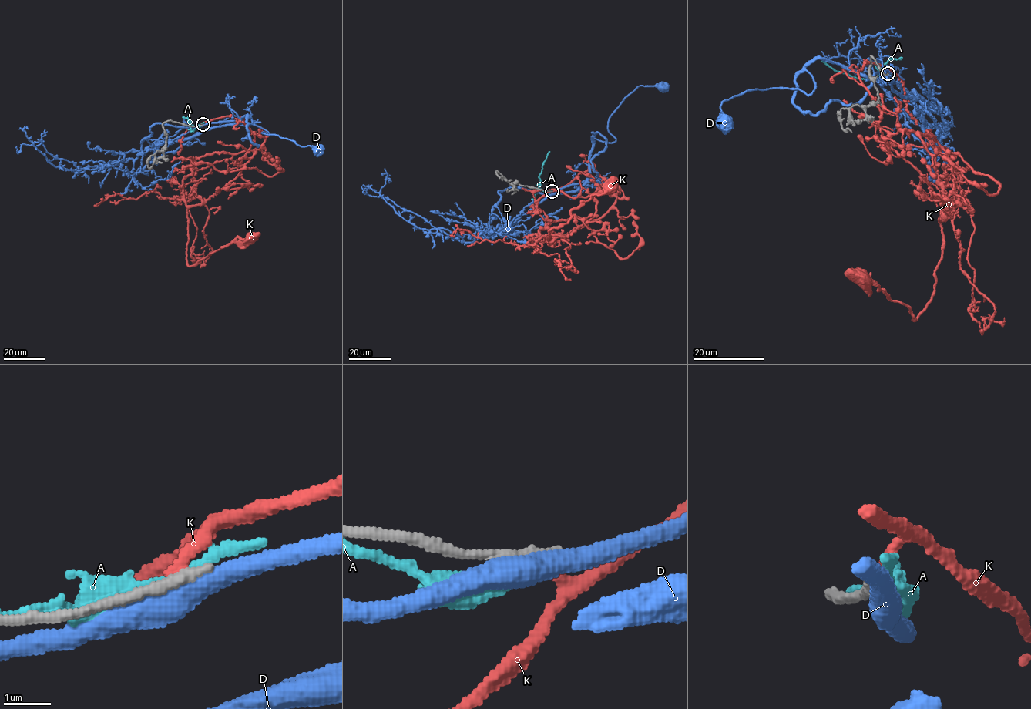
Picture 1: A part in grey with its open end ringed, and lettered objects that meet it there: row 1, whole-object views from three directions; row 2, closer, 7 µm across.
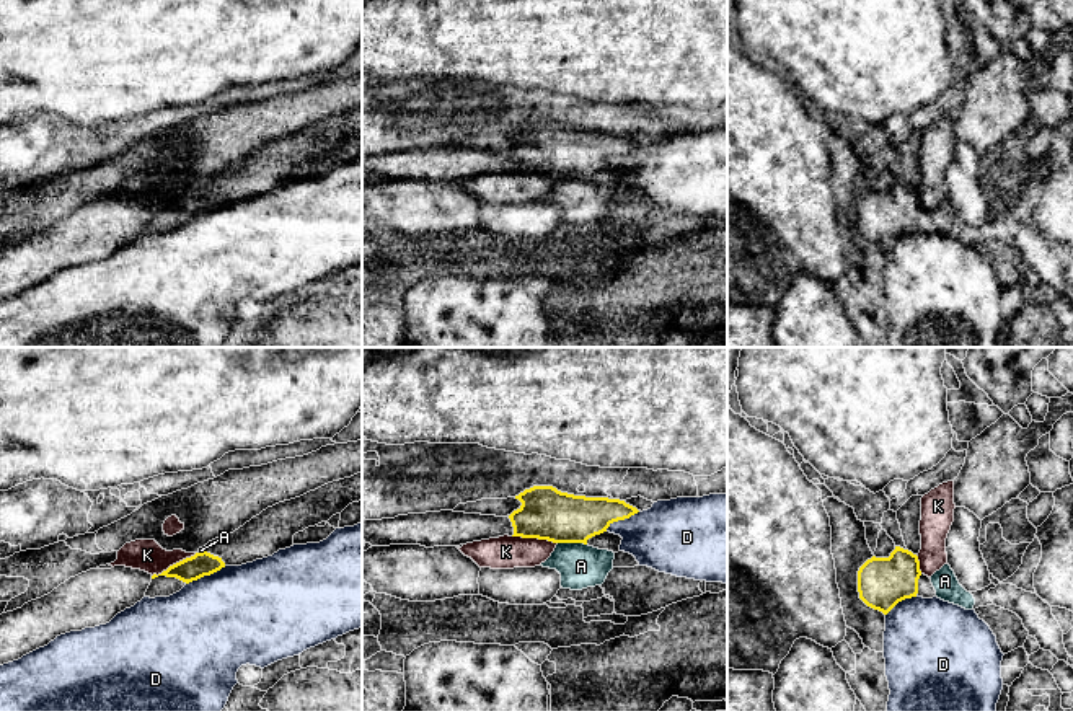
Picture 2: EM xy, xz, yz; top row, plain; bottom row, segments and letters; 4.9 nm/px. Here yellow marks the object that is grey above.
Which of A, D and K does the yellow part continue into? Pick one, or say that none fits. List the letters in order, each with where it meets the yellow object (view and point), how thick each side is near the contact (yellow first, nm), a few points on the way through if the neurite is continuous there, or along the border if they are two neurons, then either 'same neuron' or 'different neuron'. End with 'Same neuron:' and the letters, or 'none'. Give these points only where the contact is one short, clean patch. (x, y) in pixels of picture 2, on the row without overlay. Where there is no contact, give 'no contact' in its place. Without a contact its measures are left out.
A: meets yellow in xz at (573, 176); 260 nm thick on the yellow side, 220 nm on the other; border along xz (558, 176), (582, 176), (586, 180); different neuron
D: meets yellow in xy at (206, 209); 120 nm thick on the yellow side, 480 nm on the other; different neuron
K: meets yellow in xz at (535, 172); 260 nm thick on the yellow side, 160 nm on the other; border along xz (512, 170), (556, 178); different neuron
Same neuron: none

